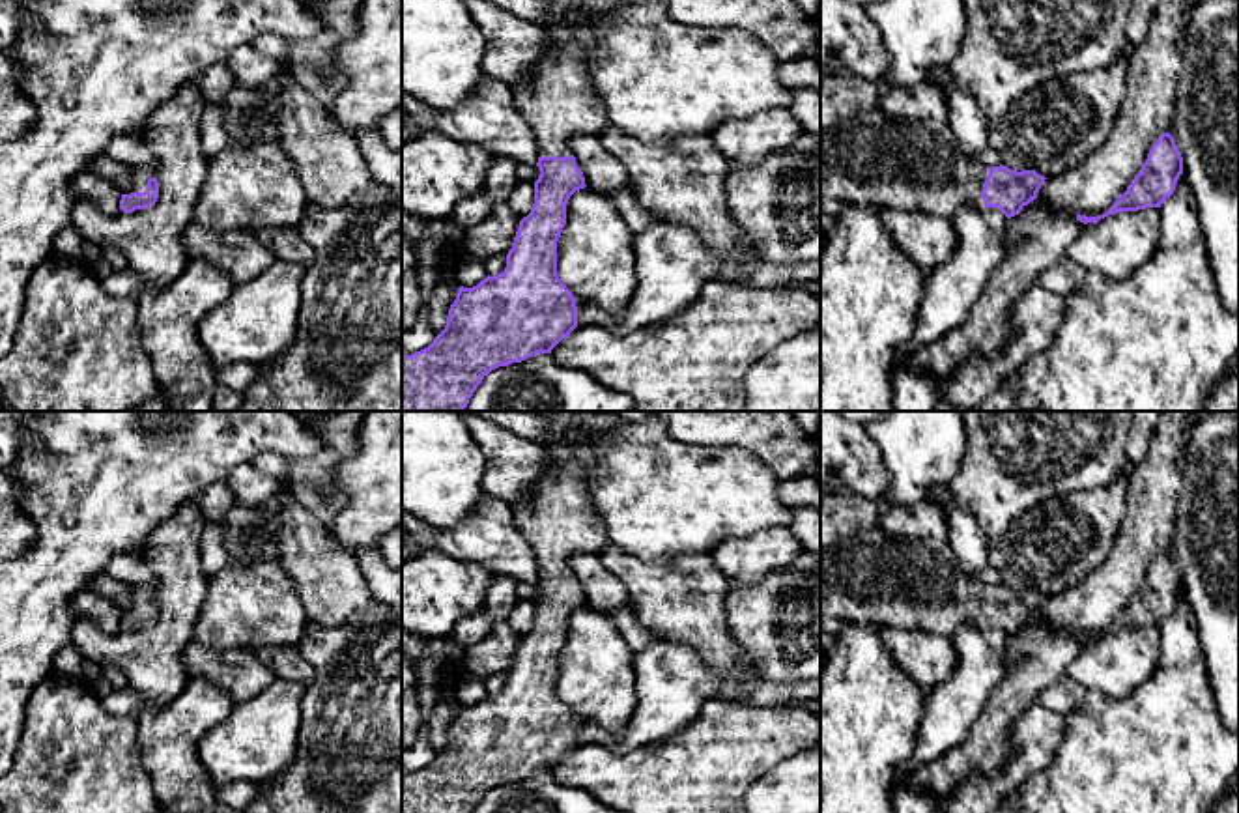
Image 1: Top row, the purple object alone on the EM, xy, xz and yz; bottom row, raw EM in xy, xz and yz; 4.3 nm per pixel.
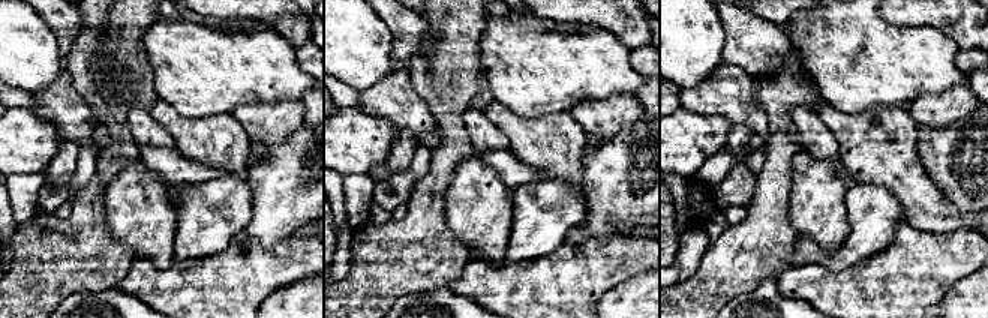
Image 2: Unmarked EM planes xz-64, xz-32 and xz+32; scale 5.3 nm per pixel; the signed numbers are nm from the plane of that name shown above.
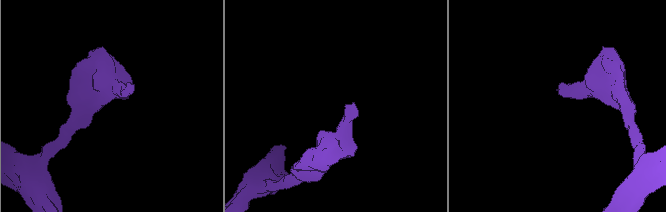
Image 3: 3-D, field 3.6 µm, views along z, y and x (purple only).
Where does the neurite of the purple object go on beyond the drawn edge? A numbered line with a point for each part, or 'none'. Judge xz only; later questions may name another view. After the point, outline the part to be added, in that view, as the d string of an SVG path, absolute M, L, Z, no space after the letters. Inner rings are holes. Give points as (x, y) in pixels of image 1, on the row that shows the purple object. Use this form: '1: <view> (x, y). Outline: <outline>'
1: xz (557, 99). Outline: M574 6L551 22L538 22L549 36L551 52L510 86L540 157L568 157L572 136L600 136L611 125L589 77L594 13L591 7Z

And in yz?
1: yz (873, 159). Outline: M873 107L820 135L820 202L833 198L845 206L875 206L895 211L921 211L951 219L966 206L985 207L979 193L985 189L989 166L968 159L946 121L906 121Z

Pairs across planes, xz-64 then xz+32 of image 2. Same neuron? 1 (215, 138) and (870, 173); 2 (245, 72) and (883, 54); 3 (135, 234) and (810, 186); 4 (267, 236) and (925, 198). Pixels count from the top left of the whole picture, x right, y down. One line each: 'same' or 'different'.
1: same
2: same
3: same
4: different

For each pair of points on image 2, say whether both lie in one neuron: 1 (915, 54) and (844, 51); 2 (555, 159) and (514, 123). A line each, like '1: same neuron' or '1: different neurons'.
1: same neuron
2: same neuron

